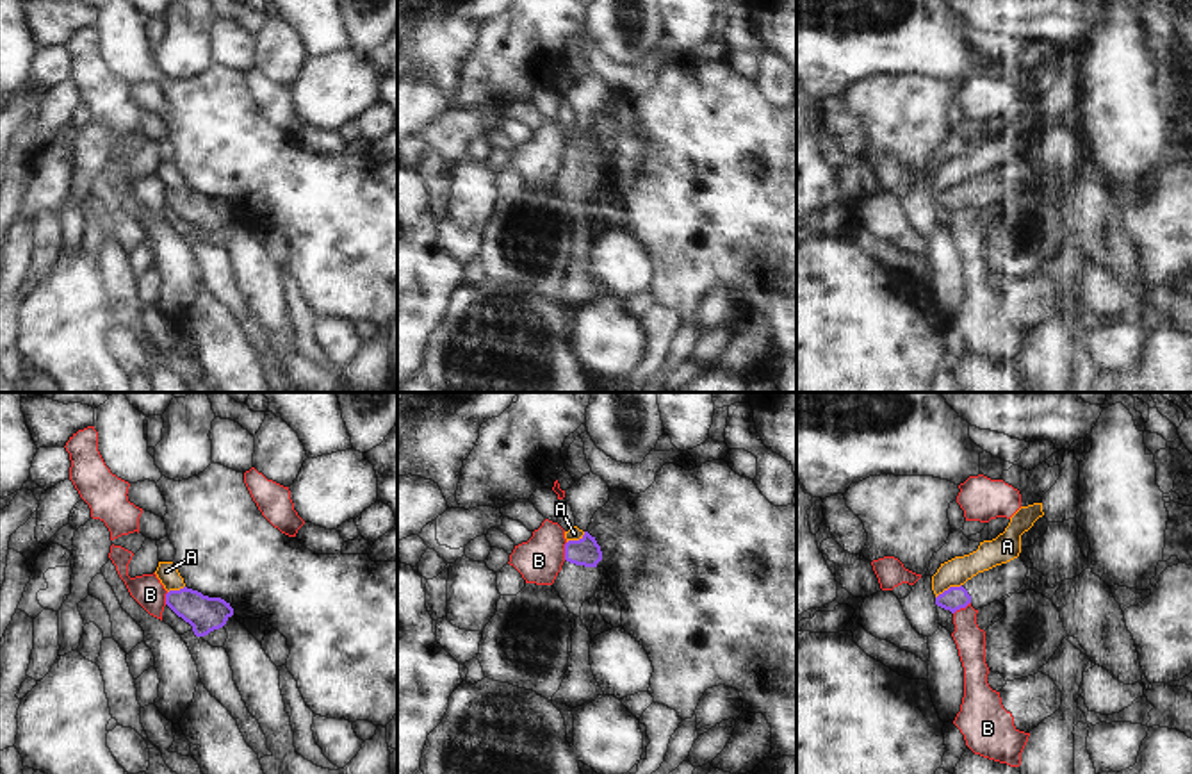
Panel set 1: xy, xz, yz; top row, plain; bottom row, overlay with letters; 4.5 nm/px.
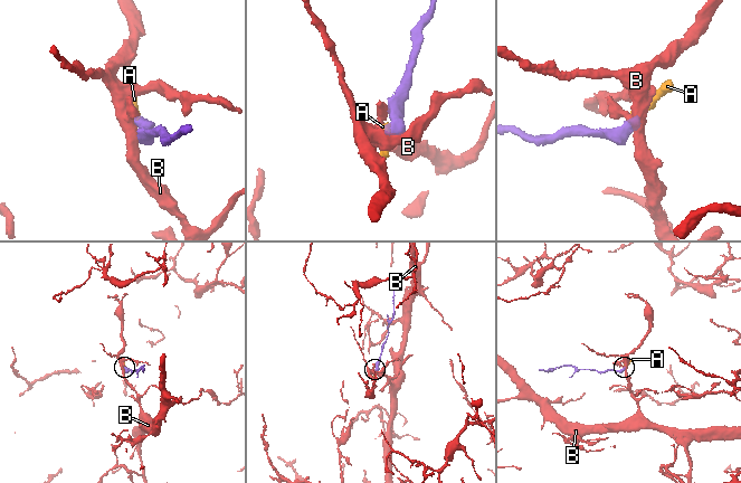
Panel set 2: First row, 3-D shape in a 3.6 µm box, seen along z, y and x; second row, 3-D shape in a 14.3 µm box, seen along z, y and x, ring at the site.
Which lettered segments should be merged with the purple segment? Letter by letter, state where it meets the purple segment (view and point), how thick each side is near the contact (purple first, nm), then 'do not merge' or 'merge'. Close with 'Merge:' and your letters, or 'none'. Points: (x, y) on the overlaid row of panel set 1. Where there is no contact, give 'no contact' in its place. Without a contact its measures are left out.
A: yz (950, 587) | 110/130 nm | do not merge
B: xz (565, 551) | 130/200 nm | do not merge
Merge: none

